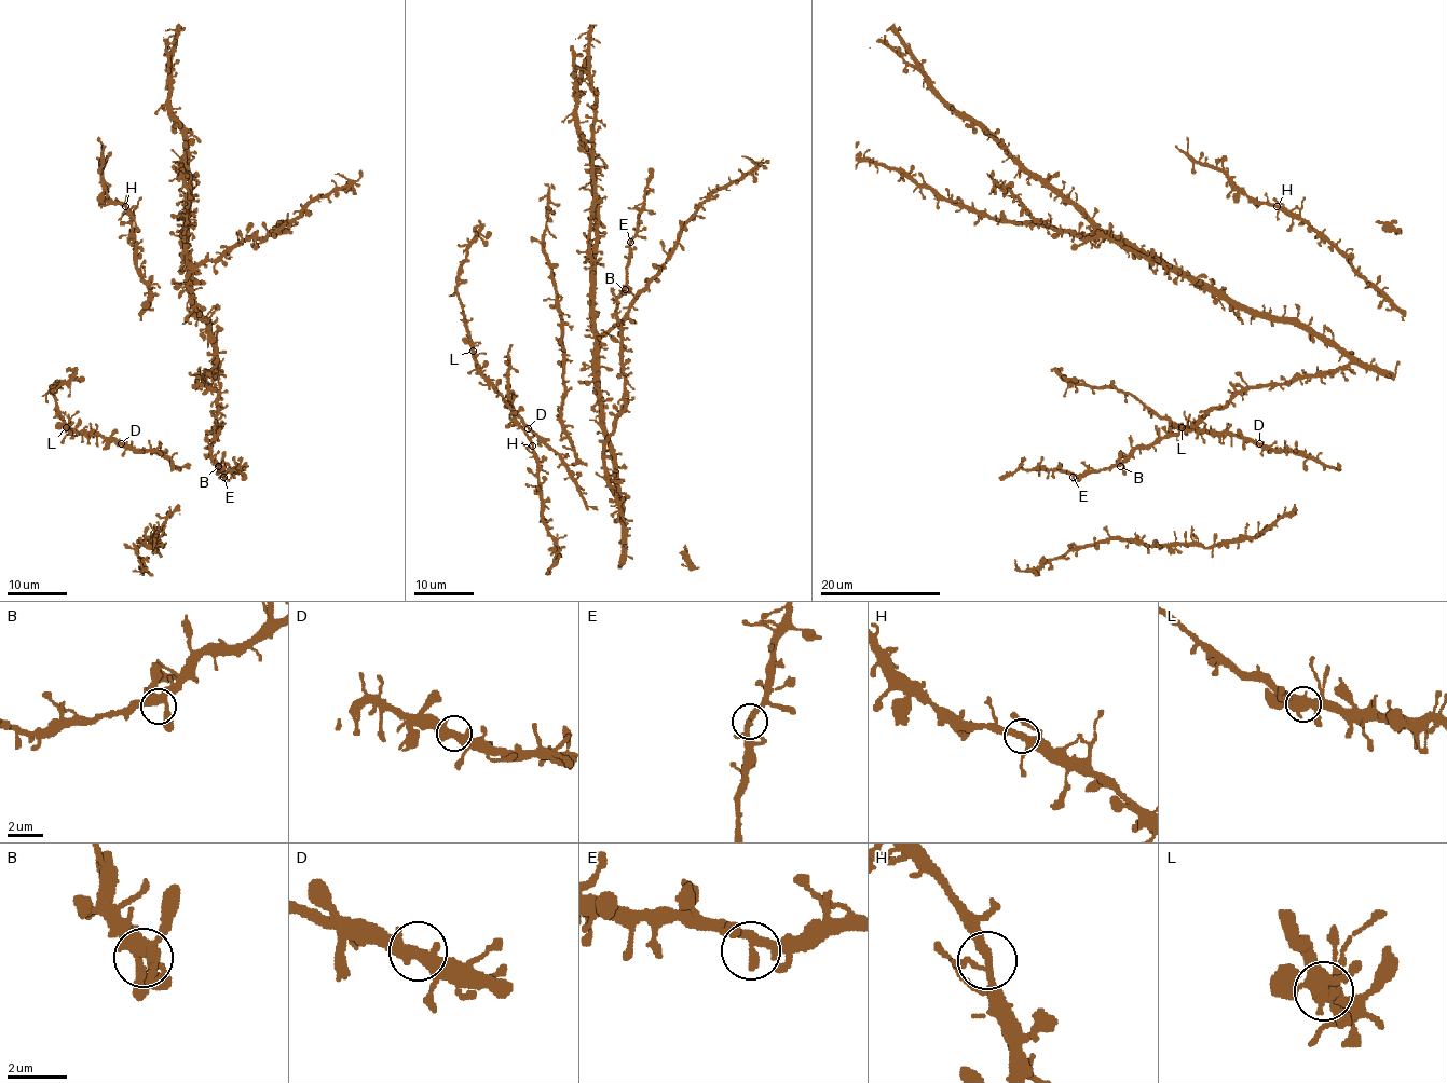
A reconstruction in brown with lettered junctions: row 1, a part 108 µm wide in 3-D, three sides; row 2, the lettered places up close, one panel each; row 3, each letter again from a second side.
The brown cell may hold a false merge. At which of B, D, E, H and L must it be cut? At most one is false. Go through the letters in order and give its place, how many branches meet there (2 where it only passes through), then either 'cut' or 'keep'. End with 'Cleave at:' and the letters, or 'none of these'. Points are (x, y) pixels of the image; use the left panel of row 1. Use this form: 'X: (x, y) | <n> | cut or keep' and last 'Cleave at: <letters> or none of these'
B: (218, 466) | 4 | keep
D: (121, 443) | 4 | keep
E: (223, 477) | 3 | keep
H: (125, 206) | 4 | keep
L: (66, 427) | 4 | keep
Cleave at: none of these

